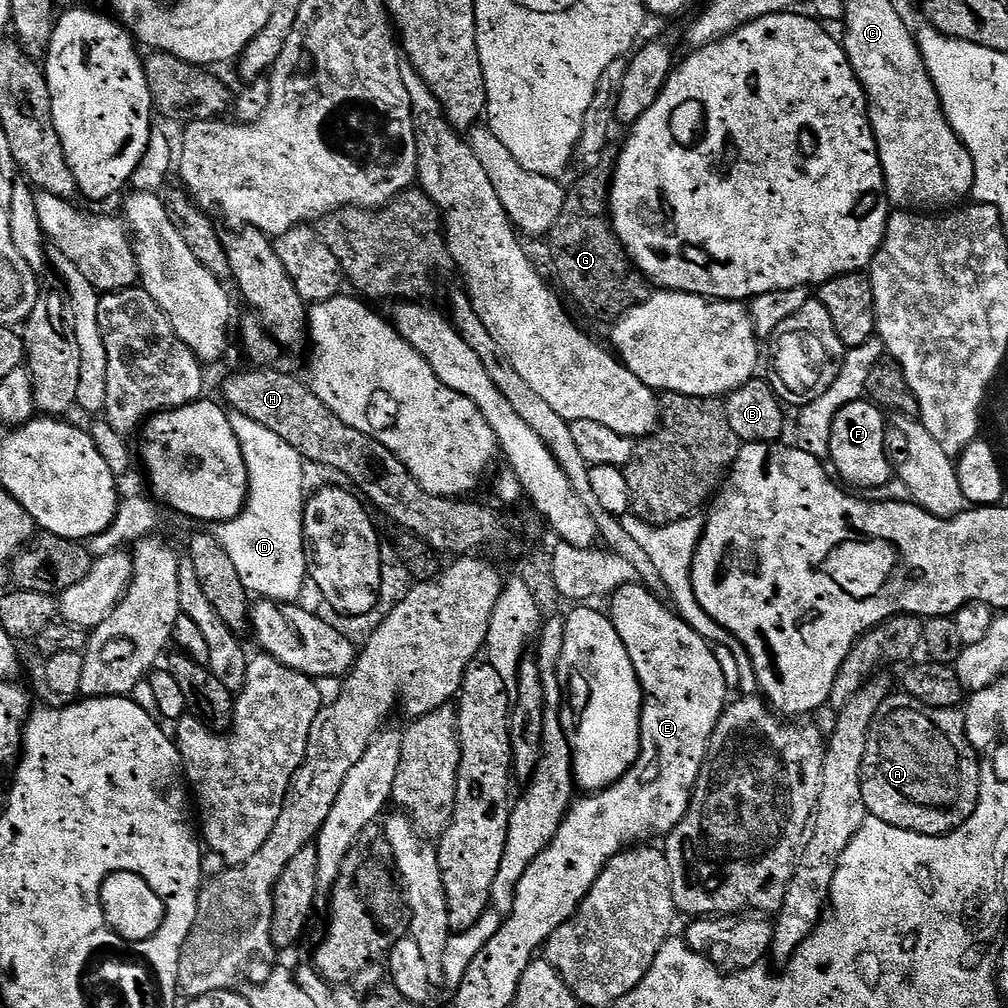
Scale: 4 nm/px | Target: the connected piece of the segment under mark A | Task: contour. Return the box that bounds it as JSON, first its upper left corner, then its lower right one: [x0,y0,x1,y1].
[860,694,980,836]

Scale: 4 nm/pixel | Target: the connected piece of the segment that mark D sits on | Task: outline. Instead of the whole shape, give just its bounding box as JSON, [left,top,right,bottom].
[210,412,308,603]

